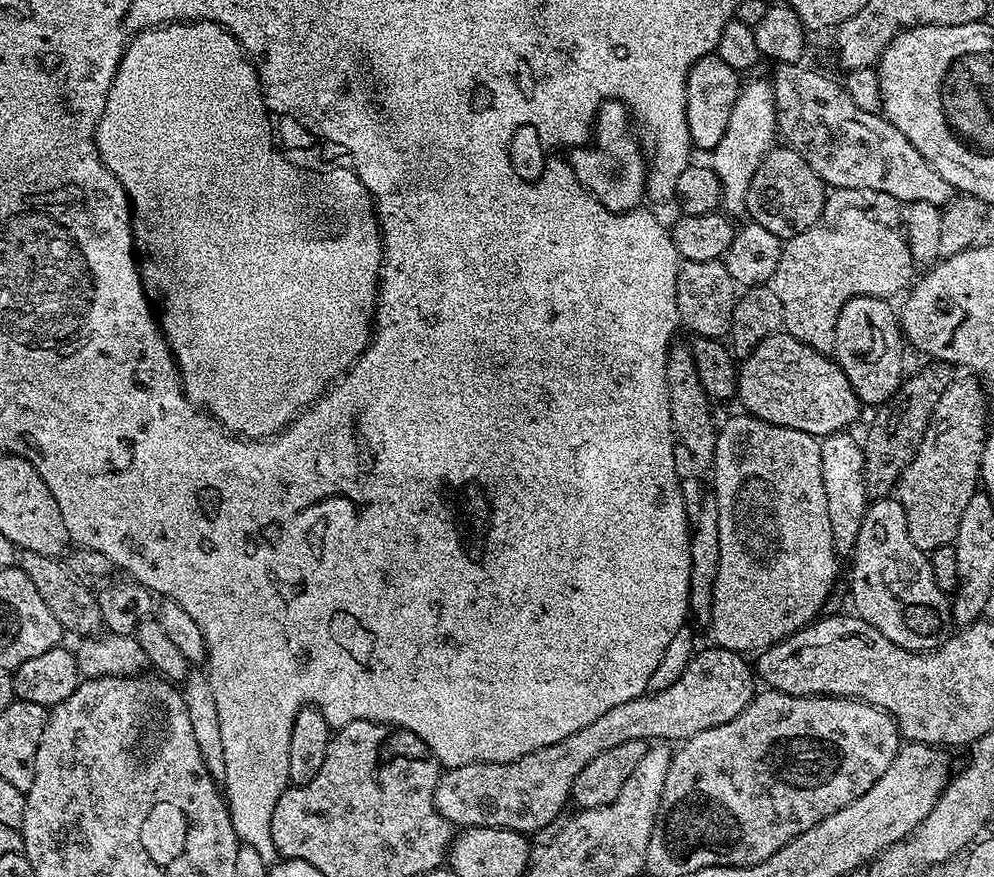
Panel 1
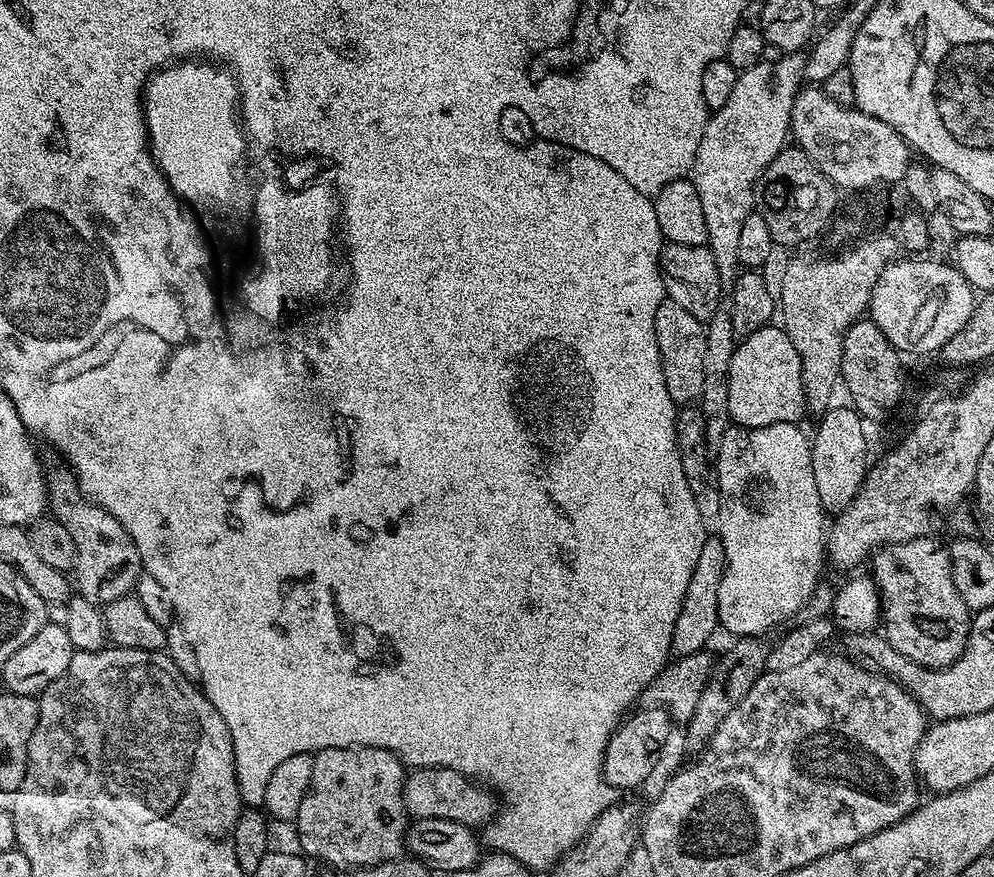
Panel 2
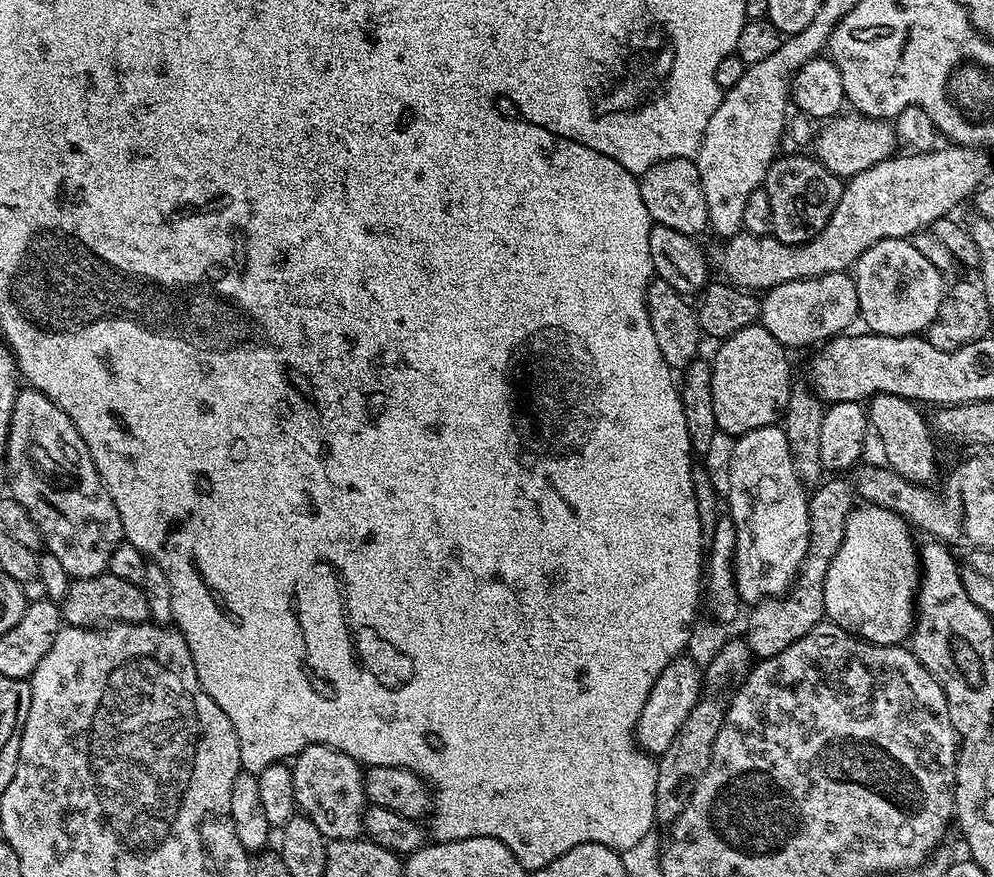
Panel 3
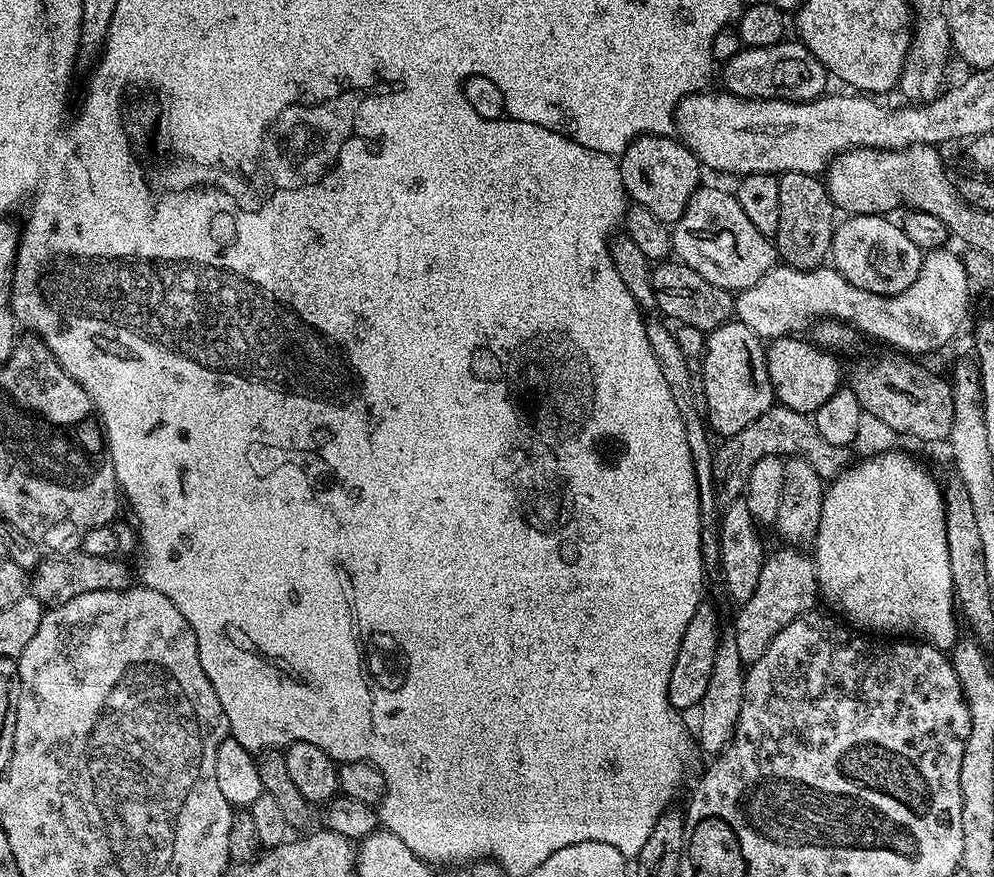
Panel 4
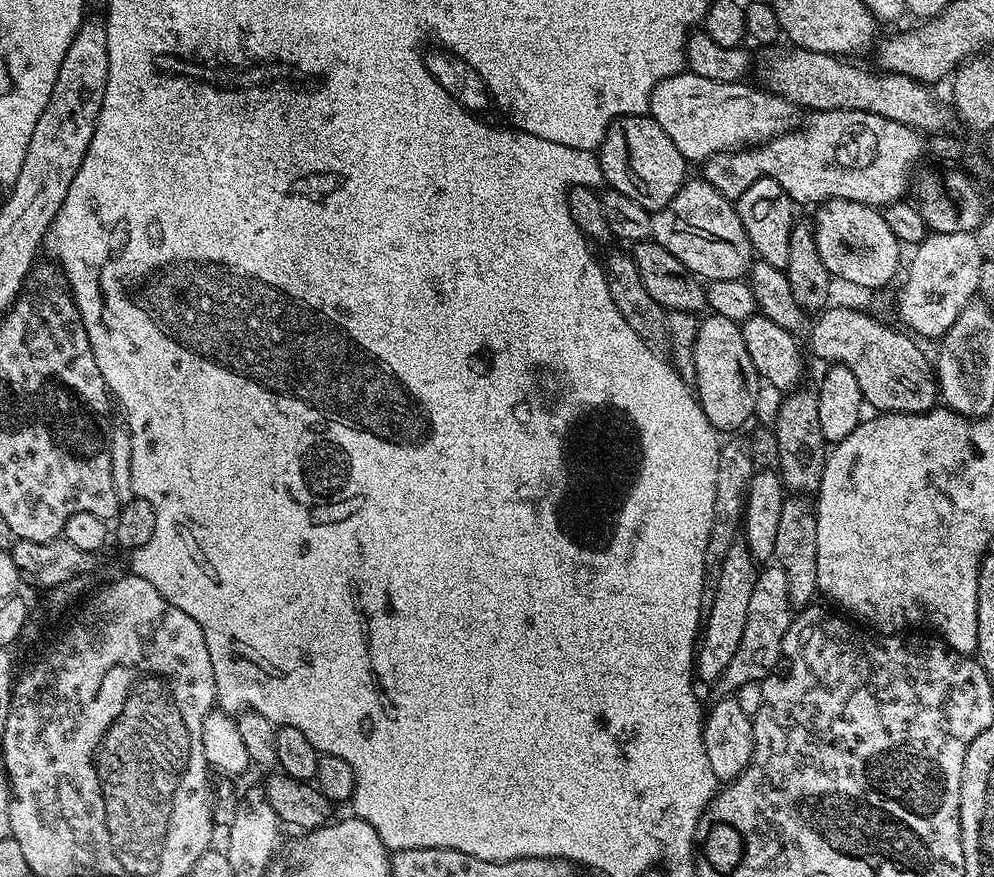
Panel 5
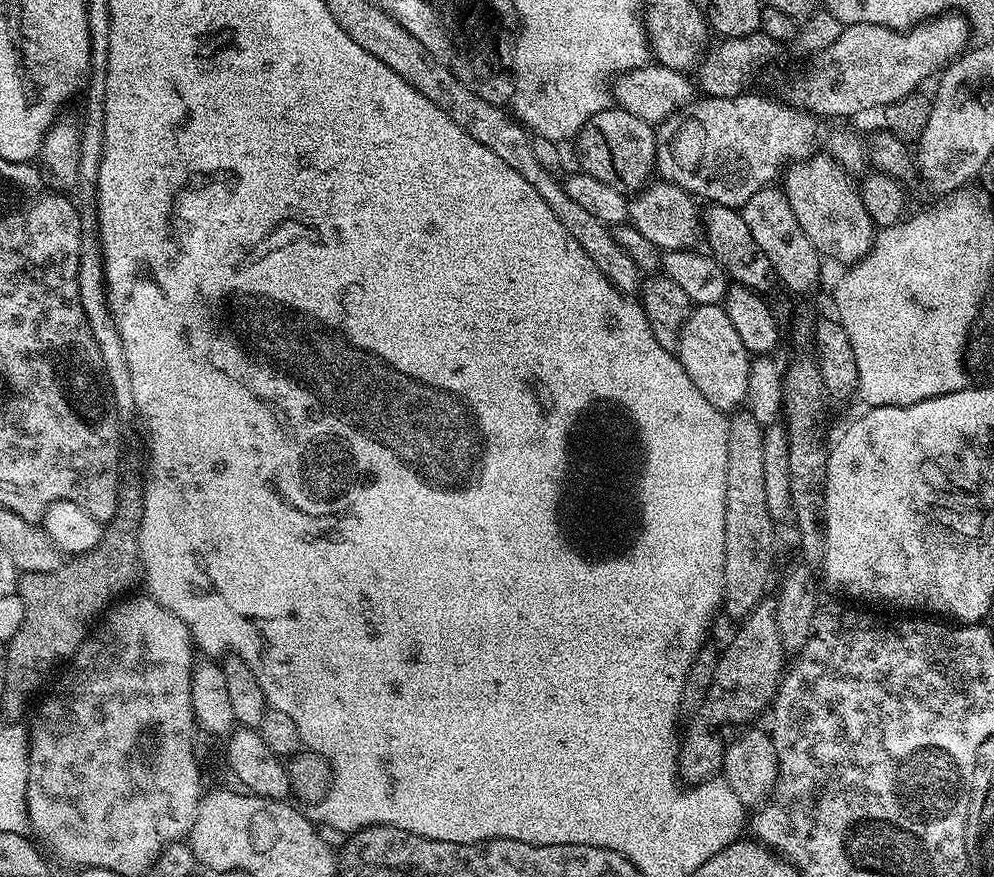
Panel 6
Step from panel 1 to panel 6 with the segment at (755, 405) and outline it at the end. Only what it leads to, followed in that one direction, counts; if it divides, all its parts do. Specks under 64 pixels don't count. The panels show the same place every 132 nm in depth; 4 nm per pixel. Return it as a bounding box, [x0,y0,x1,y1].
[678,304,750,414]

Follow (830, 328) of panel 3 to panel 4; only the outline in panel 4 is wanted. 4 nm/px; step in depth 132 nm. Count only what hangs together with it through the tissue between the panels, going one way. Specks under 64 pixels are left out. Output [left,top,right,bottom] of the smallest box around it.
[734,247,970,354]

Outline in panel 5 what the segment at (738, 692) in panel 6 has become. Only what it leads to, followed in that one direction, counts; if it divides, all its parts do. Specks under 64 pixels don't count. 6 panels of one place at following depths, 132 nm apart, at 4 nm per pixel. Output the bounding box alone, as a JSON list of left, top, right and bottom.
[715,566,794,697]

